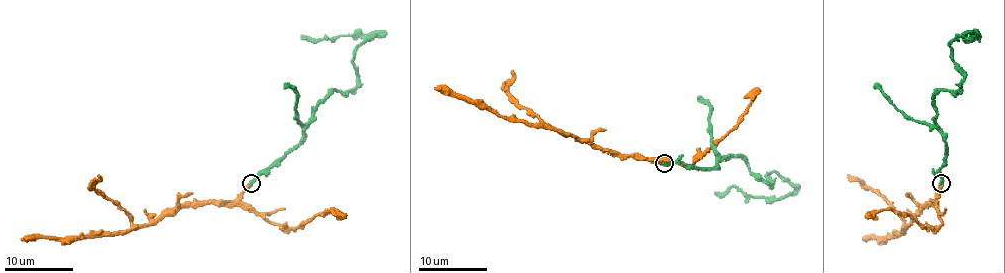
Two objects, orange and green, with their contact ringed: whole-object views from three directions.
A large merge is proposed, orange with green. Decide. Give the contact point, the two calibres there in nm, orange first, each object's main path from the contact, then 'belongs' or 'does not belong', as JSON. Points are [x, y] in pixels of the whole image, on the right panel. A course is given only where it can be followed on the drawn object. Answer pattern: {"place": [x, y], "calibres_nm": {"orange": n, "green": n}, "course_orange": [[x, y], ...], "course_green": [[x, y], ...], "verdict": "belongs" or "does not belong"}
{"place": [941, 183], "calibres_nm": {"orange": 360, "green": 400}, "course_orange": [[941, 183], [934, 201], [900, 234], [883, 239], [865, 239]], "course_green": [[941, 183], [945, 142], [934, 96], [962, 85], [964, 71], [950, 47], [976, 33], [964, 39], [969, 35]], "verdict": "belongs"}

